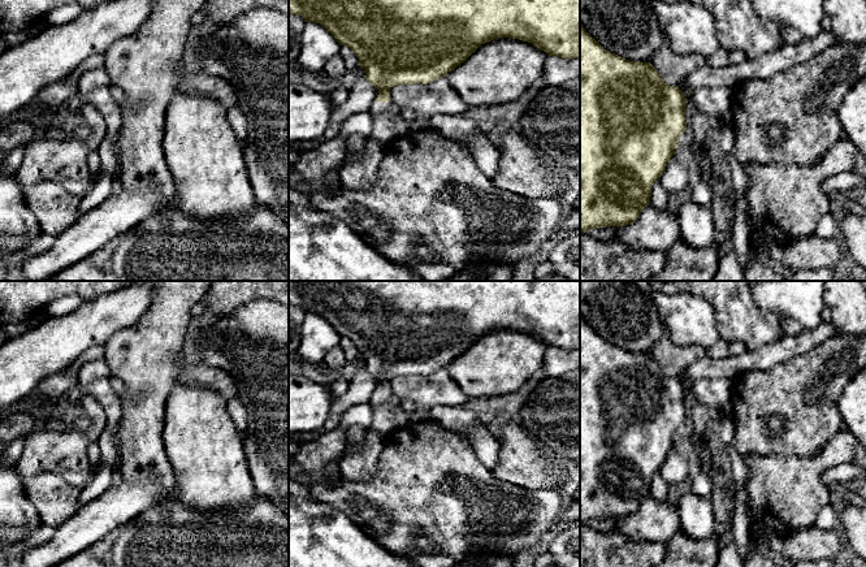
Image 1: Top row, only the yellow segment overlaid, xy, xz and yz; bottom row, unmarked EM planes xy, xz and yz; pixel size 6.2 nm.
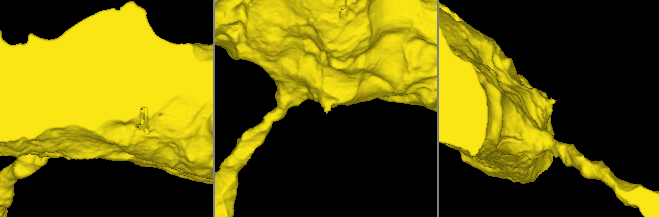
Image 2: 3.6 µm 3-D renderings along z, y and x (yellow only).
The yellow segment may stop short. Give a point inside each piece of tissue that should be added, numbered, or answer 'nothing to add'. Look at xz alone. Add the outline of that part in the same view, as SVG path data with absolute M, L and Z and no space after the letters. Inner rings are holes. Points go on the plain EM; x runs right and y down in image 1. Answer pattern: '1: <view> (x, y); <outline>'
1: xz (377, 398); M390 391L390 393L373 393L369 403L371 403L371 406L373 406L373 407L374 407L374 406L380 406L380 404L387 402L387 401L391 398L391 395L393 395L391 391Z

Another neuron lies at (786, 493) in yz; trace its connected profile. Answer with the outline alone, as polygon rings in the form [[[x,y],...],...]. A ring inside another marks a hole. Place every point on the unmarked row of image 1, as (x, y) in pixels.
[[[843,427],[815,455],[744,456],[749,471],[745,486],[752,512],[752,545],[759,534],[787,540],[813,527],[819,511],[833,498],[823,482],[823,473],[835,466],[850,463],[857,445],[856,437]]]

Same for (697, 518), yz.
[[[689,492],[677,499],[676,506],[680,518],[680,531],[687,537],[706,540],[715,536],[715,511],[710,498]]]

